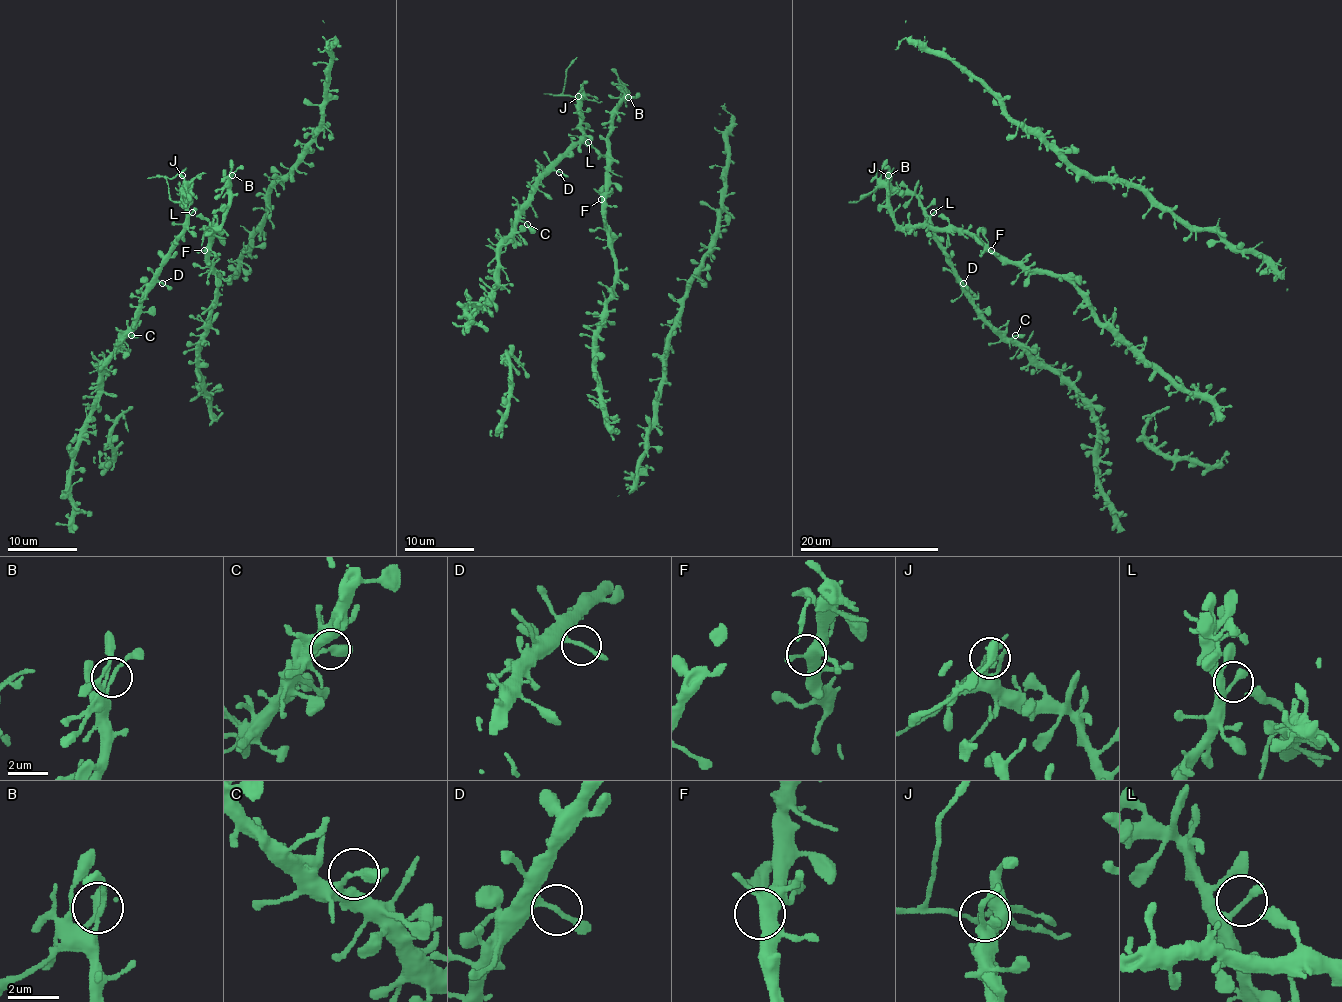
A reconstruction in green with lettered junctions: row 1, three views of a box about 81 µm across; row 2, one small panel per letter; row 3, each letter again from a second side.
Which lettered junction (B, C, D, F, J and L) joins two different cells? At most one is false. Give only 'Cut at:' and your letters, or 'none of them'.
Cut at: J

